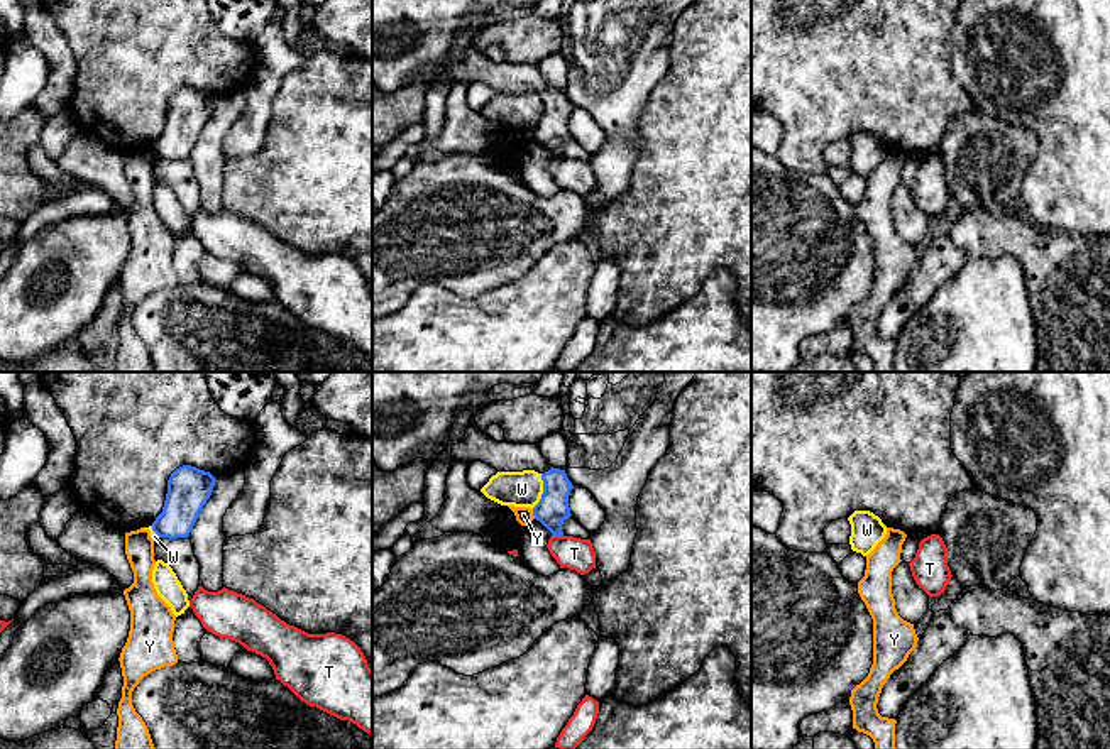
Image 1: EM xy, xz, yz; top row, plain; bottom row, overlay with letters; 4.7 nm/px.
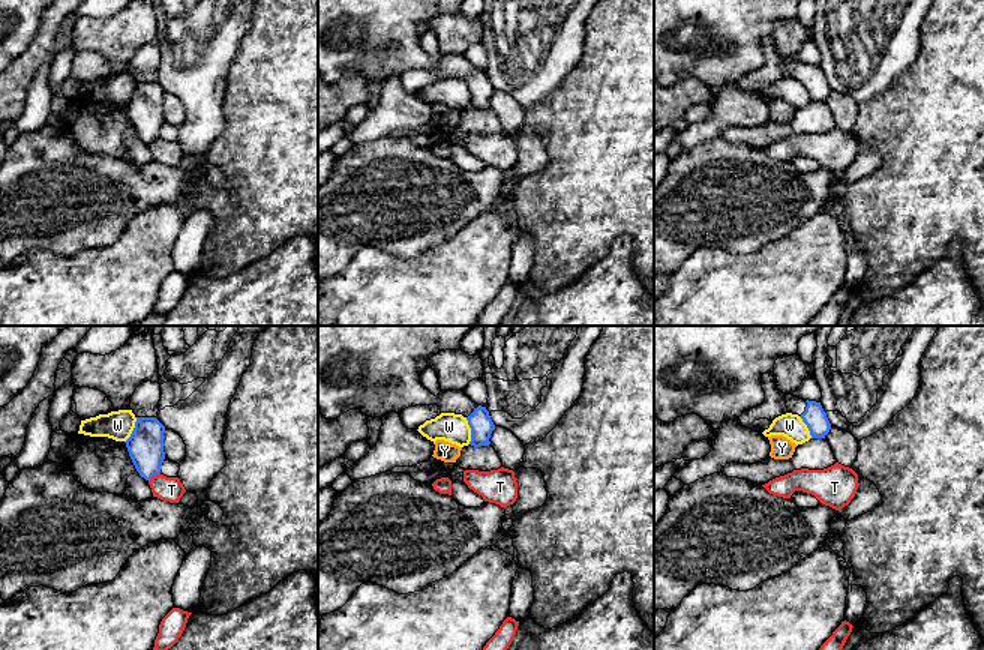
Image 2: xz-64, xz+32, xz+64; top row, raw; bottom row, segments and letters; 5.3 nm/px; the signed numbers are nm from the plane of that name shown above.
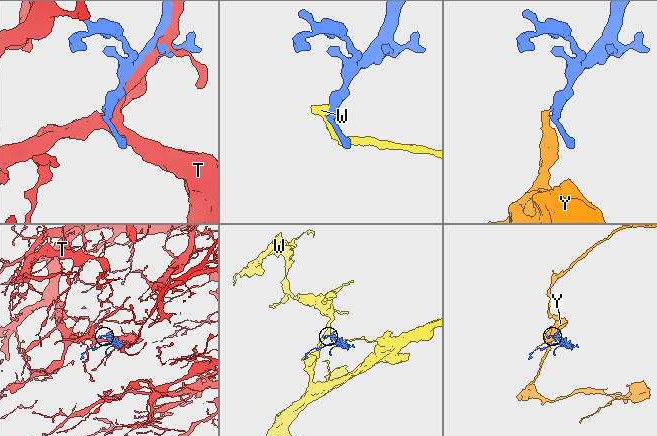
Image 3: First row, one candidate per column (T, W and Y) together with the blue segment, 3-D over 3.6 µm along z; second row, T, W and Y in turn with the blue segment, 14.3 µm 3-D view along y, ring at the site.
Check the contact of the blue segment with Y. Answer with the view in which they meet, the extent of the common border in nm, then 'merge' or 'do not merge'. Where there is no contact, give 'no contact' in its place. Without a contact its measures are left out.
xz | 50 nm | do not merge

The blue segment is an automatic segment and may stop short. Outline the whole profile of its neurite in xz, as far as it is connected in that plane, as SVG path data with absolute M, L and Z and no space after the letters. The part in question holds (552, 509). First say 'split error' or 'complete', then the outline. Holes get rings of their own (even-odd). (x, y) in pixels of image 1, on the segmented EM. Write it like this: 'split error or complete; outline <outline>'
split error; outline M372 372L372 463L382 472L393 472L416 458L431 467L447 450L457 414L470 411L465 435L452 446L452 462L482 462L497 472L535 470L541 475L543 494L533 507L533 516L552 536L563 536L562 524L570 517L569 495L574 489L565 470L553 468L538 445L501 443L489 438L475 424L477 413L496 401L487 397L499 384L535 384L545 372Z

